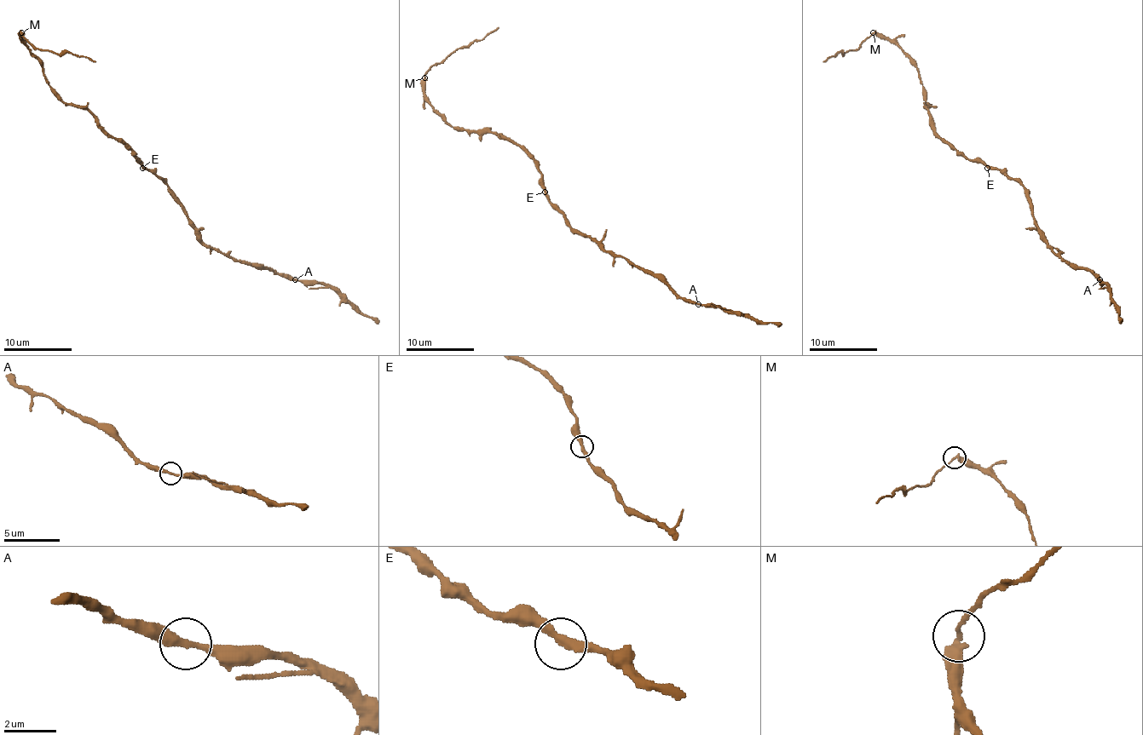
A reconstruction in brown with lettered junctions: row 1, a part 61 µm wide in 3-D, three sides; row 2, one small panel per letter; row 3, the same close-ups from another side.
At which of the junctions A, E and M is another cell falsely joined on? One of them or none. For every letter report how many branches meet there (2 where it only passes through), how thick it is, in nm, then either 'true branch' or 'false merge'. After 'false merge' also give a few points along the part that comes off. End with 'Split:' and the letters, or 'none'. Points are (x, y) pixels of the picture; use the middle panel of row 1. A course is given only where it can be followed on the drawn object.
A: 2 | 280 nm | true branch
E: 2 | 320 nm | true branch
M: 2 | 320 nm | false merge | (424, 77), (458, 48), (499, 26)
Split: M

